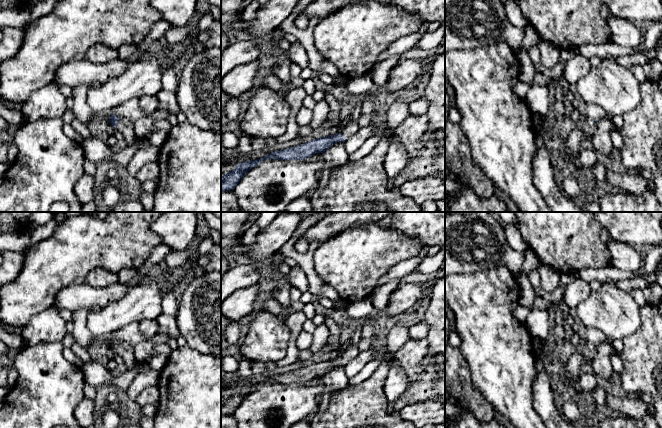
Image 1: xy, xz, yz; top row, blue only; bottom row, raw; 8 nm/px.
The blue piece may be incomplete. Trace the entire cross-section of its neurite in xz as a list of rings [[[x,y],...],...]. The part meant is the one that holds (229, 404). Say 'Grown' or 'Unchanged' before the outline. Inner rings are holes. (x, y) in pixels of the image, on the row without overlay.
Grown. [[[351,346],[343,352],[340,351],[339,356],[336,359],[320,361],[295,371],[274,375],[266,378],[264,382],[238,387],[232,395],[221,400],[221,415],[233,414],[240,403],[263,384],[302,384],[311,381],[316,377],[325,376],[337,366],[344,367],[348,362],[357,357],[359,353],[360,351],[357,346]]]

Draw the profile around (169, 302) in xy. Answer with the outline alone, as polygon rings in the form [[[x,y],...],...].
[[[171,285],[163,294],[162,297],[162,313],[174,315],[178,310],[178,302],[175,295],[175,288]]]

